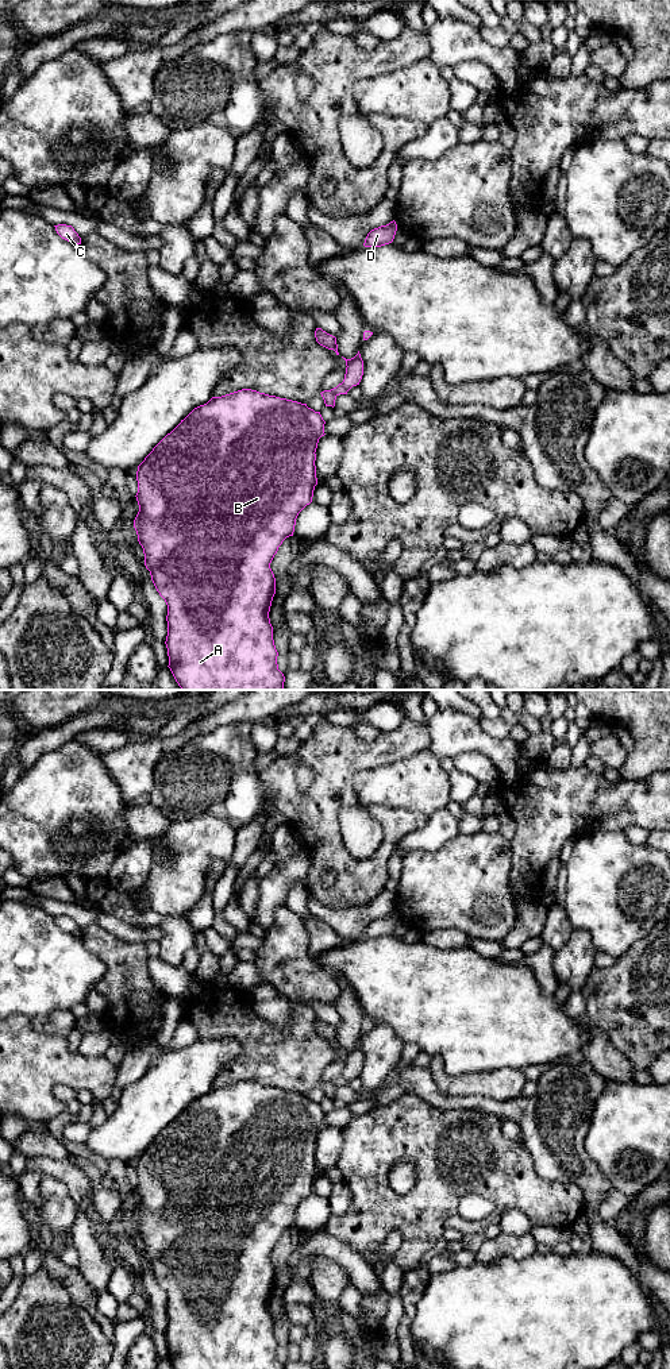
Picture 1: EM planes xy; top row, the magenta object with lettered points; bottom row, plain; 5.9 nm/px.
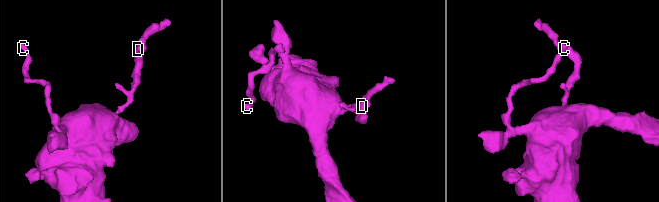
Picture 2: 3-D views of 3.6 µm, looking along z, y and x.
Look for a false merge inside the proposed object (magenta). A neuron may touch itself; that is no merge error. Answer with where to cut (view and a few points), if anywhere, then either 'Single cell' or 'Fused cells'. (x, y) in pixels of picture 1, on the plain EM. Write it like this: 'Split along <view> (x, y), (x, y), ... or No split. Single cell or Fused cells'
No split. Single cell

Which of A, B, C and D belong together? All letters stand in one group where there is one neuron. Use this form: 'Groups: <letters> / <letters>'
Groups: A B C D

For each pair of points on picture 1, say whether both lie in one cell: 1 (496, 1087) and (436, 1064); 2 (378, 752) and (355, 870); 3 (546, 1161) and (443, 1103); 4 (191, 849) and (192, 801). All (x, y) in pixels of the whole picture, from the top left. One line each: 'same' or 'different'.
1: same
2: same
3: same
4: different

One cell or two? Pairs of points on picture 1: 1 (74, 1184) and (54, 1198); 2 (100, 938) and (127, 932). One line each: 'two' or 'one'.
1: two
2: two

